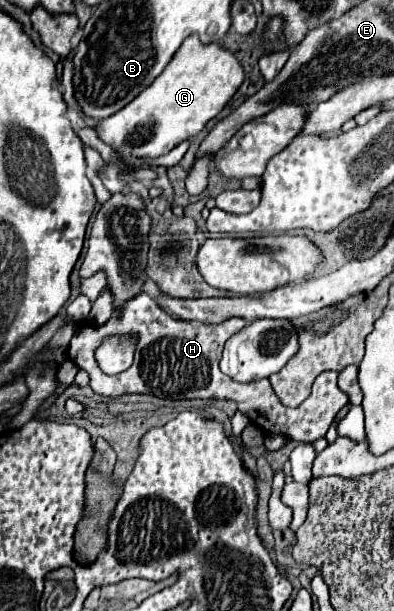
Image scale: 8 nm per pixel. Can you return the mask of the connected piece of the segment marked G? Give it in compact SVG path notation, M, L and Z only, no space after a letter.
M191 35L155 83L151 83L147 91L141 91L135 97L135 103L123 107L119 115L99 121L95 131L101 141L111 145L125 159L155 159L167 155L167 151L197 135L209 119L219 115L239 89L243 77L241 63L233 53L225 51L219 43L201 45L199 39Z

